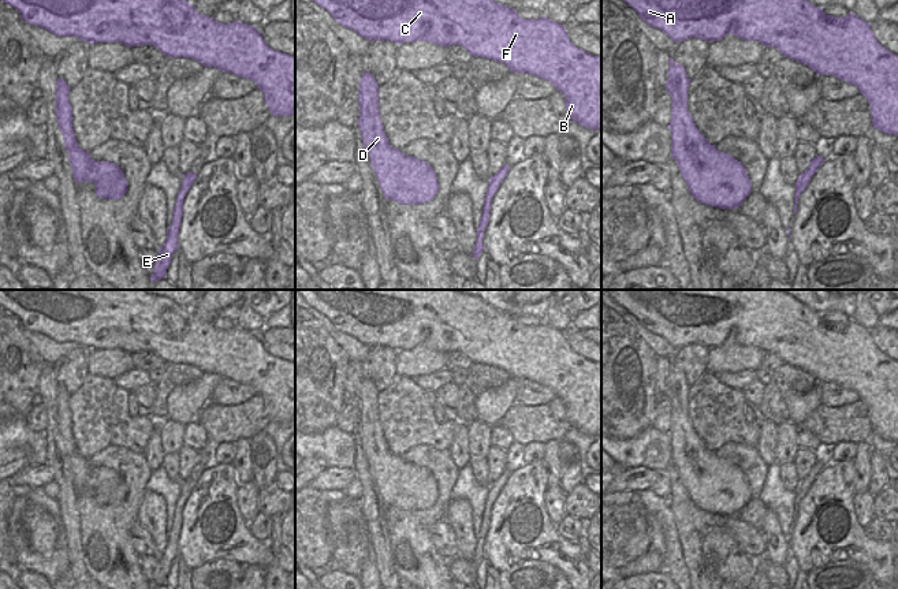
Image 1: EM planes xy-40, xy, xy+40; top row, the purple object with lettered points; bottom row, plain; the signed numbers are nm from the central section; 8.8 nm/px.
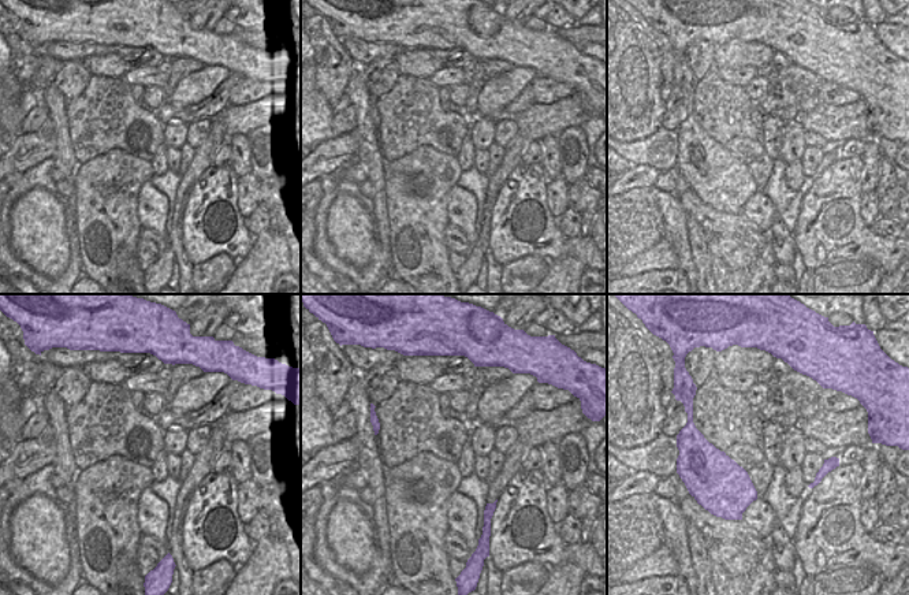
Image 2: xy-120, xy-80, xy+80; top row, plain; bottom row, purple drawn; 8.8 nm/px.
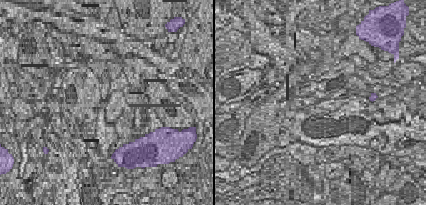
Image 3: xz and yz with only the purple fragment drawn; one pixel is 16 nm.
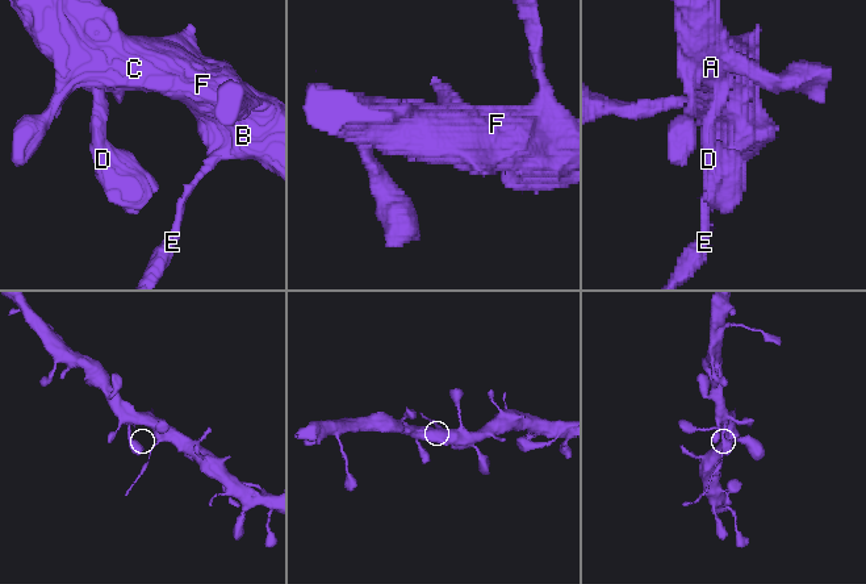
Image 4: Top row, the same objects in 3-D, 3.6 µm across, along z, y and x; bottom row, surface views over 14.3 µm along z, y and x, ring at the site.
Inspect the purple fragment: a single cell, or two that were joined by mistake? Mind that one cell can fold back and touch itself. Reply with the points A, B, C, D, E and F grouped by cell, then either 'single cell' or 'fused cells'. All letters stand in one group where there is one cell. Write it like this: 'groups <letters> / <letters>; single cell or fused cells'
groups A B C D F / E; fused cells

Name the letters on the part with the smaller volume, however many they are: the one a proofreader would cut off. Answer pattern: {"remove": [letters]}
{"remove": ["E"]}

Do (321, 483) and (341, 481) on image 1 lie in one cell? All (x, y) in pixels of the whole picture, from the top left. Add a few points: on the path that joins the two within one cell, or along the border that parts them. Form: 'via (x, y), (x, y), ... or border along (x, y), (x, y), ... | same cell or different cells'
via (325, 481), (336, 481) | same cell

